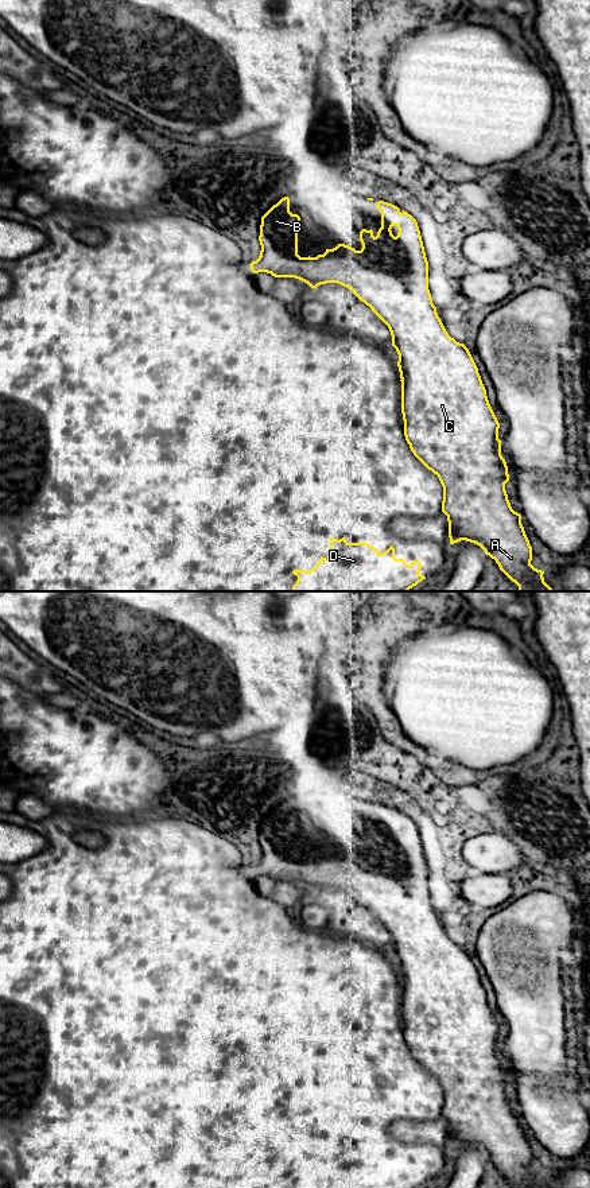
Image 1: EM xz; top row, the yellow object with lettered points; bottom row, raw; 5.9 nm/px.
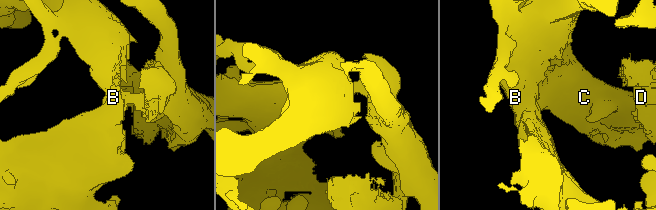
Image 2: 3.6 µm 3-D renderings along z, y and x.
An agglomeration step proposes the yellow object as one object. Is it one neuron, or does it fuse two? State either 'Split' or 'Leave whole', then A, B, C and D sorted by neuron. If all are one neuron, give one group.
Leave whole. Groups: A B C D

